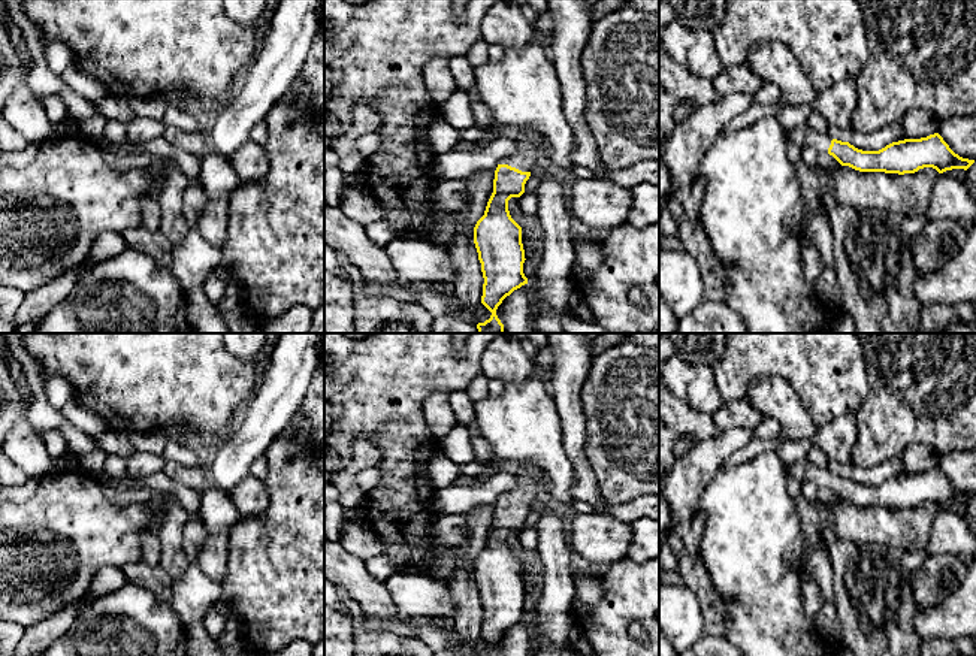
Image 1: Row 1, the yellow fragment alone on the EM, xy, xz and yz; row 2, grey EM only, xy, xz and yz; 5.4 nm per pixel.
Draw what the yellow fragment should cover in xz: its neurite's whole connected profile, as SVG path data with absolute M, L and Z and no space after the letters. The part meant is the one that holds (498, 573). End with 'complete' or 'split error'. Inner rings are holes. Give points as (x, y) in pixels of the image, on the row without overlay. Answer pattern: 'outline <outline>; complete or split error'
outline M520 462L523 471L516 475L517 486L504 492L493 514L493 527L484 550L474 562L474 578L484 613L481 638L492 647L486 656L501 656L498 641L514 625L528 619L523 608L525 584L522 562L511 553L508 535L525 527L525 519L543 489L543 469L532 462Z; split error

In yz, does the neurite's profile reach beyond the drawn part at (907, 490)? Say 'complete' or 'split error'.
split error

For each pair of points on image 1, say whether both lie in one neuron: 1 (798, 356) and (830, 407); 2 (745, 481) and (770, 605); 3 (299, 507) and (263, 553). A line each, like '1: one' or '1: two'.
1: one
2: one
3: one

